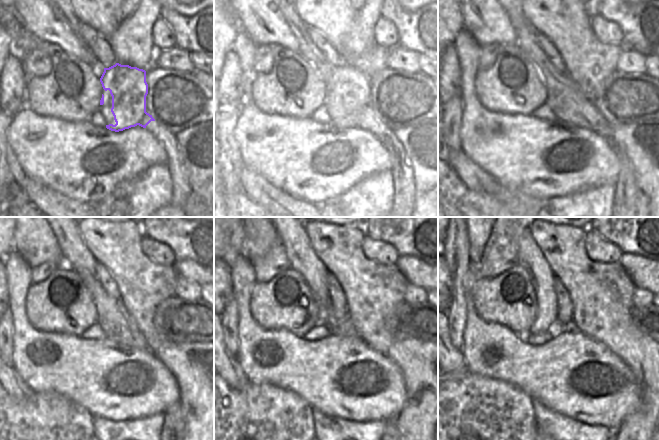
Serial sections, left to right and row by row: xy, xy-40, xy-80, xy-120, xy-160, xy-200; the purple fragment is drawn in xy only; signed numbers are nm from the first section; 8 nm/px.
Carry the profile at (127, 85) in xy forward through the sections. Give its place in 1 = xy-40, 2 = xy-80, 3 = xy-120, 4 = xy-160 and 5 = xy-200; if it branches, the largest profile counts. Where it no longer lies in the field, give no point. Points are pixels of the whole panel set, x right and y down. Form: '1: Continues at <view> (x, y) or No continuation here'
1: Continues at xy-40 (351, 87)
2: Continues at xy-80 (563, 96)
3: Continues at xy-120 (117, 324)
4: Continues at xy-160 (343, 327)
5: Continues at xy-200 (571, 326).

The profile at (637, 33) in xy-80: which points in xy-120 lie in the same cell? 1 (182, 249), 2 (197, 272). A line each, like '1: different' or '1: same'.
1: same
2: different

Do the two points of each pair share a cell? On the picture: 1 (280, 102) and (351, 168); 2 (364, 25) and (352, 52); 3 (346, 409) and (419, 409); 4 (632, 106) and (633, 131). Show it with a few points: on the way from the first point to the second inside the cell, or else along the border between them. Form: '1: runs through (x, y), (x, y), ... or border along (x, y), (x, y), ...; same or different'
1: border along (274, 114), (284, 114), (297, 118), (311, 117); different
2: runs through (362, 32), (360, 38), (353, 45); same
3: border along (406, 386), (406, 405), (395, 418); different
4: border along (648, 119), (642, 122), (615, 124), (612, 127); different

